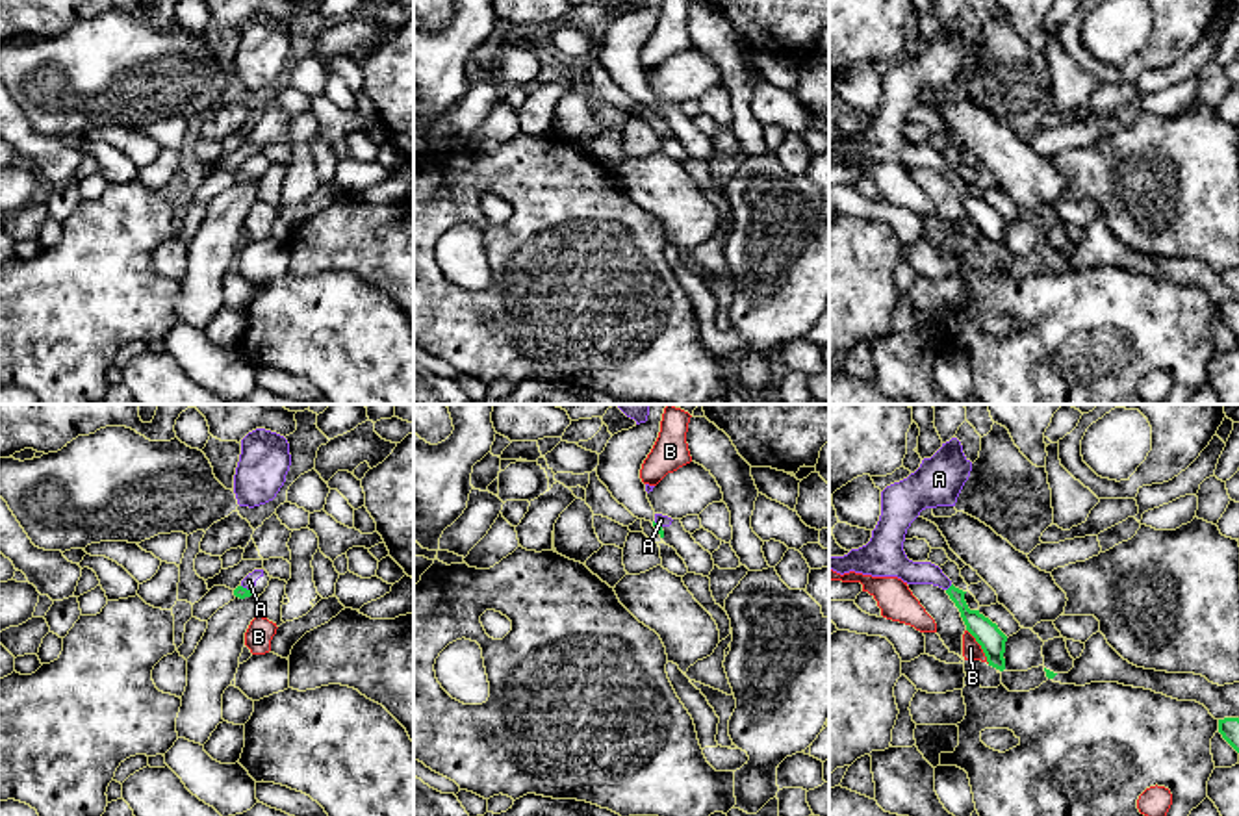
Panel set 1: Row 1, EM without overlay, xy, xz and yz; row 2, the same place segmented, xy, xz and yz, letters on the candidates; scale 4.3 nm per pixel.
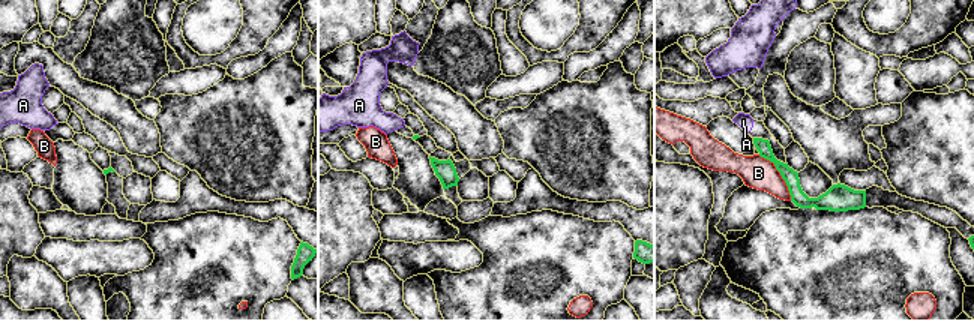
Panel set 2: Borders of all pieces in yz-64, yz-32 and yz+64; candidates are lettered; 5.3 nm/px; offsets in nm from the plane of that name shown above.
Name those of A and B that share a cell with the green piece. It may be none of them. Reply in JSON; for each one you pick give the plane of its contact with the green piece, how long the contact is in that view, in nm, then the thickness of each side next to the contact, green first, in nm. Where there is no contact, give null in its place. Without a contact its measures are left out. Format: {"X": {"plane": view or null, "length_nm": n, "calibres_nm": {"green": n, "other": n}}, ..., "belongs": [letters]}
{"belongs": []}

